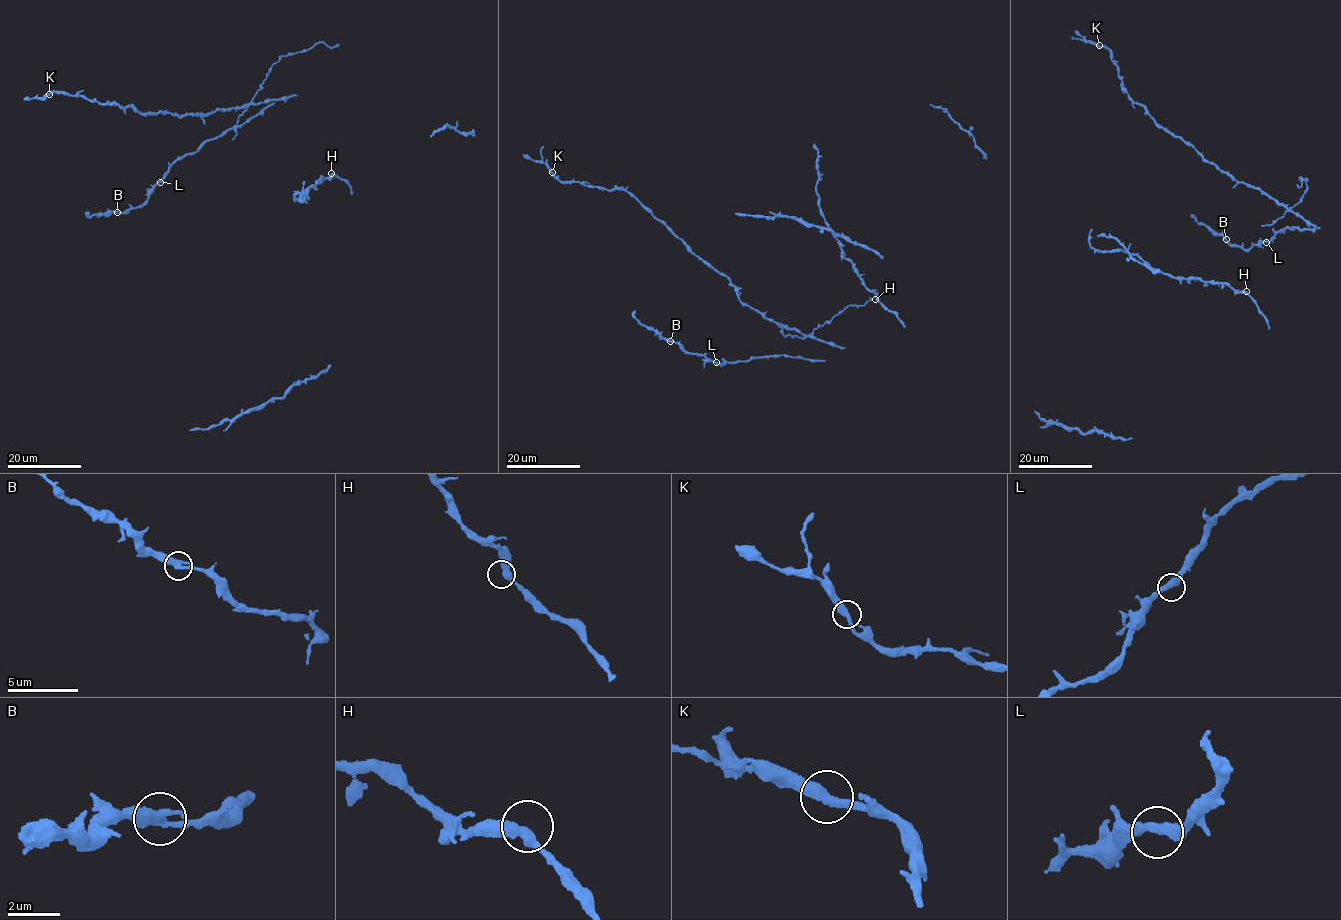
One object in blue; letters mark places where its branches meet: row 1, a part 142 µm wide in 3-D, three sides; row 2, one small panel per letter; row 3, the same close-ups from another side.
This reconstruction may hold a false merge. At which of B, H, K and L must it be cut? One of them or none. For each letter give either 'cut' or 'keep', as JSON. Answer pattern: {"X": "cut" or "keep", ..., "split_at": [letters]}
{"B": "keep", "H": "keep", "K": "keep", "L": "keep", "split_at": []}

